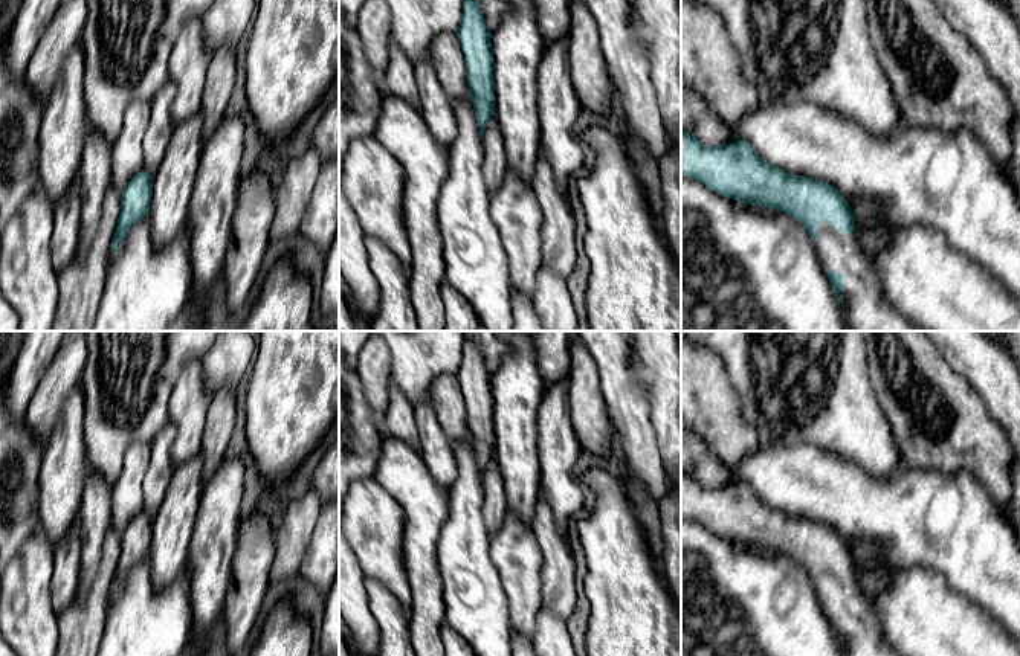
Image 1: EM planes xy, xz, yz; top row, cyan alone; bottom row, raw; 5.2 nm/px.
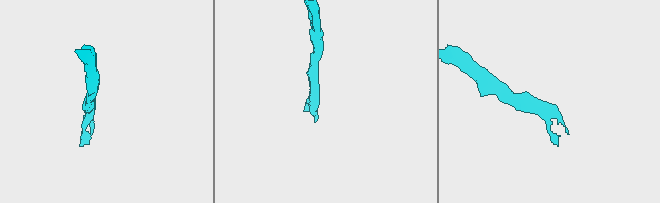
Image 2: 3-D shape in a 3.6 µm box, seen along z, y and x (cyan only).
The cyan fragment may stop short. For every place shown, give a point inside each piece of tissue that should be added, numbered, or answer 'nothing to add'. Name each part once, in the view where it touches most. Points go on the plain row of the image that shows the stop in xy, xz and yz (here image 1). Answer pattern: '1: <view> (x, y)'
1: yz (861, 635)

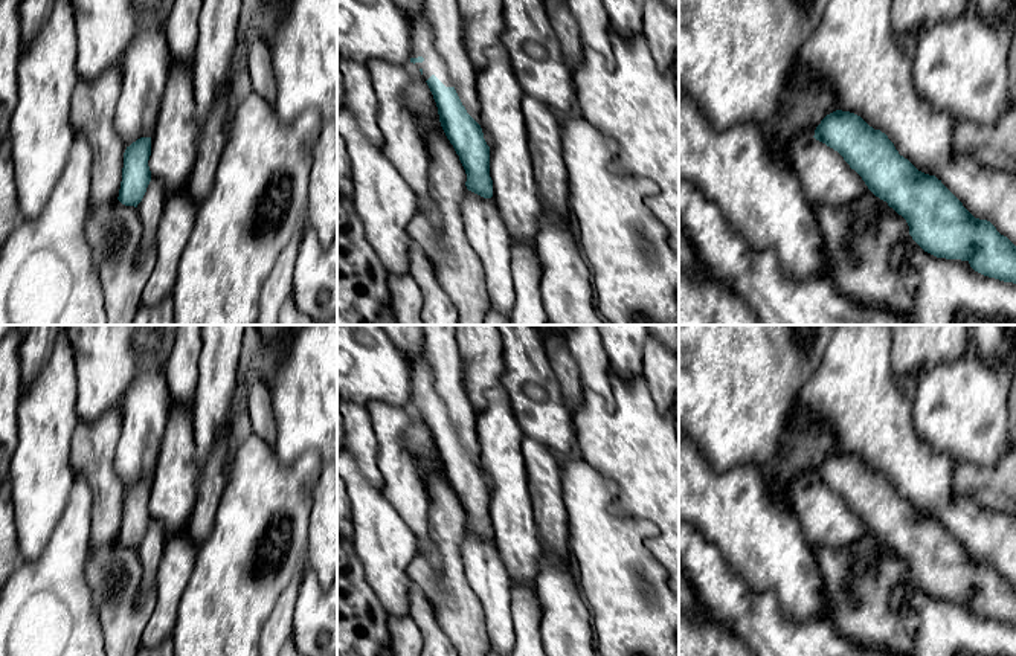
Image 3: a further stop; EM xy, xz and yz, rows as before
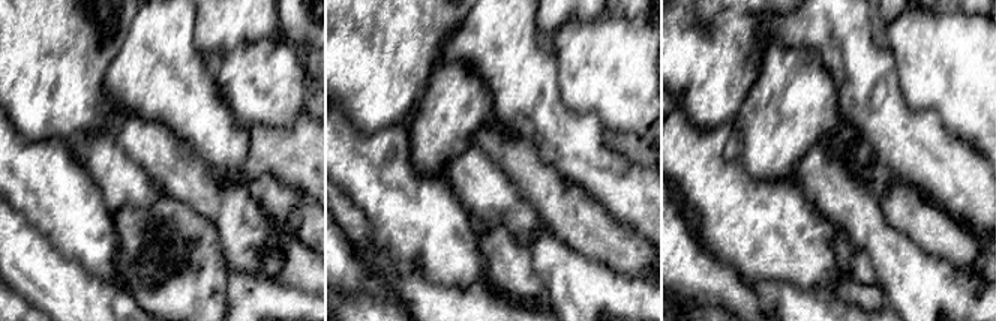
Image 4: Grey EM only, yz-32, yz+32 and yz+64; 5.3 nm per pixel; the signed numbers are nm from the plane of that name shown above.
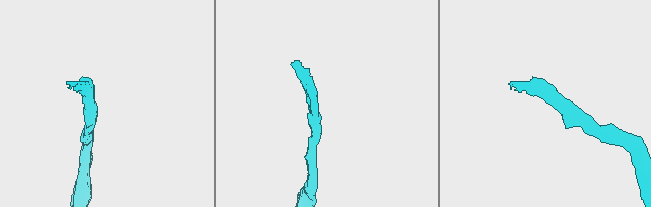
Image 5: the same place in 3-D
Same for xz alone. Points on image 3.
1: xz (421, 379)

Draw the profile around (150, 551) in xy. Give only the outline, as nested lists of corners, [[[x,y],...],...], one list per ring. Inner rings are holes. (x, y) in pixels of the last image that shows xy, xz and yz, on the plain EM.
[[[151,520],[142,543],[137,546],[142,564],[142,592],[143,595],[154,592],[157,581],[157,569],[163,555],[166,532],[163,525]]]

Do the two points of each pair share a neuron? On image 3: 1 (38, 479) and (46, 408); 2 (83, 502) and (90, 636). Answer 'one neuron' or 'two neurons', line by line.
1: one neuron
2: one neuron

